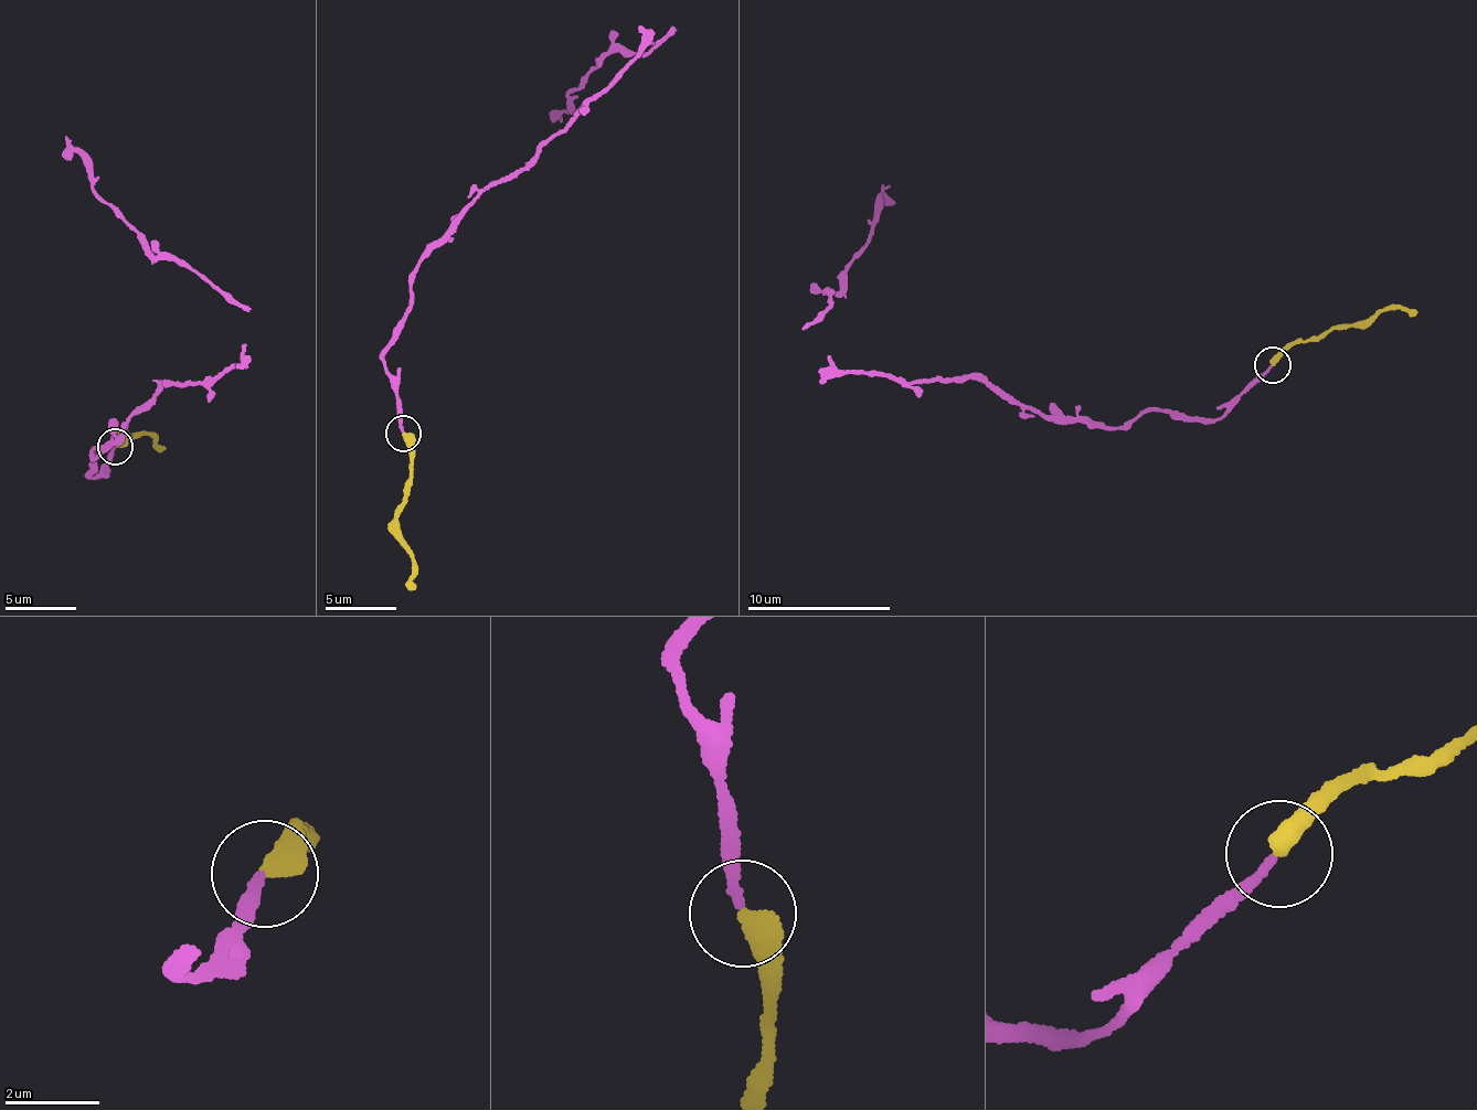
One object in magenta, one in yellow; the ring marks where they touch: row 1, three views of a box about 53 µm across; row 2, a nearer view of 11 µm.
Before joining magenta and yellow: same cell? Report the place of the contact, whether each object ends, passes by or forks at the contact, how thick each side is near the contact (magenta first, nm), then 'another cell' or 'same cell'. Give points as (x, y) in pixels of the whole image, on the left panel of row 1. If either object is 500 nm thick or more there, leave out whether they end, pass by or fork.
at (115, 446); magenta ends there; yellow ends there; 200 nm thick on the magenta side, 480 nm on the other; same cell

